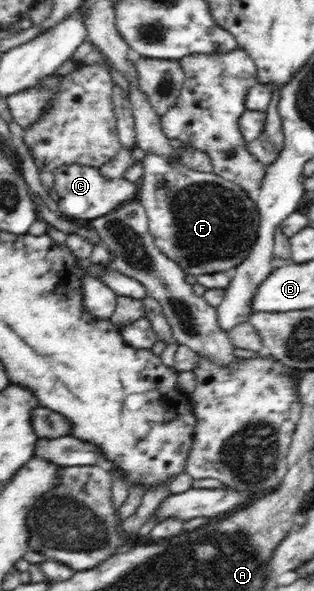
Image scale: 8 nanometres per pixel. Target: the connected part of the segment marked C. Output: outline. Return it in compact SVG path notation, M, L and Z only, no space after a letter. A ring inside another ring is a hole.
M79 164L59 166L54 171L54 189L58 193L58 209L64 218L75 222L89 222L90 220L109 214L118 209L125 201L137 198L138 183L129 182L126 178L103 178L97 167Z

